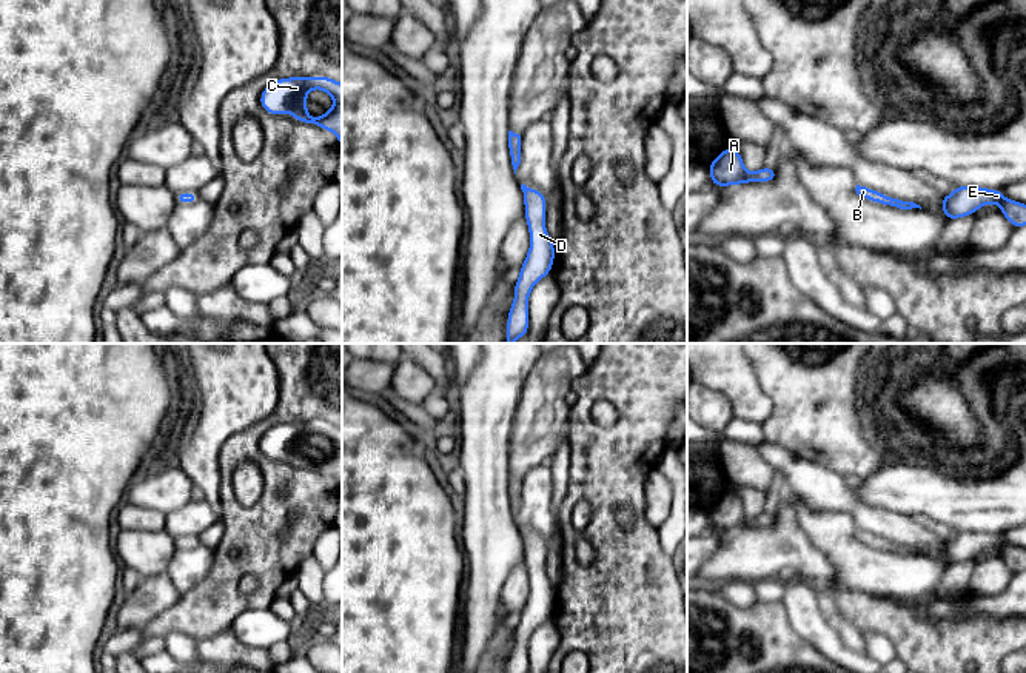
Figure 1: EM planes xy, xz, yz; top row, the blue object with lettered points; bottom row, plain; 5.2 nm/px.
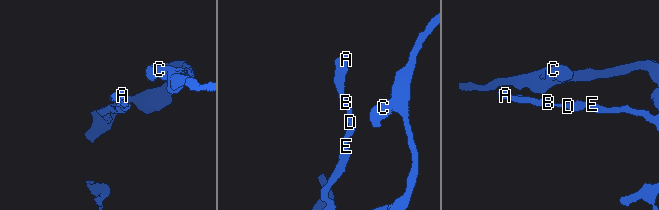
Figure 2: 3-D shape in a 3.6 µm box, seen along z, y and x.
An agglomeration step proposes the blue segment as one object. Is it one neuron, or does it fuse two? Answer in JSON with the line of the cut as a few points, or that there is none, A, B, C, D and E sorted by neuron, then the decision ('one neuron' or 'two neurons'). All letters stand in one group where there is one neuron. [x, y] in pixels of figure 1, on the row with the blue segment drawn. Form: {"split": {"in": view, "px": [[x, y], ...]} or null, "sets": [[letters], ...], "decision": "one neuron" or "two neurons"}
{"split": null, "sets": [["A", "B", "C", "D", "E"]], "decision": "one neuron"}

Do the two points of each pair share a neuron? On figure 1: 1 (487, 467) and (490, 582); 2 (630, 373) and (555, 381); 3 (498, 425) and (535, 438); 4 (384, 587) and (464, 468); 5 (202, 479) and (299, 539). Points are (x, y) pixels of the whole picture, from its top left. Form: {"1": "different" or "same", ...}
{"1": "same", "2": "different", "3": "different", "4": "different", "5": "different"}

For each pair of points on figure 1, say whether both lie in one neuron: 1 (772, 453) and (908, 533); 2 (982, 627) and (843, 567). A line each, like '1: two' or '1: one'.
1: one
2: two

